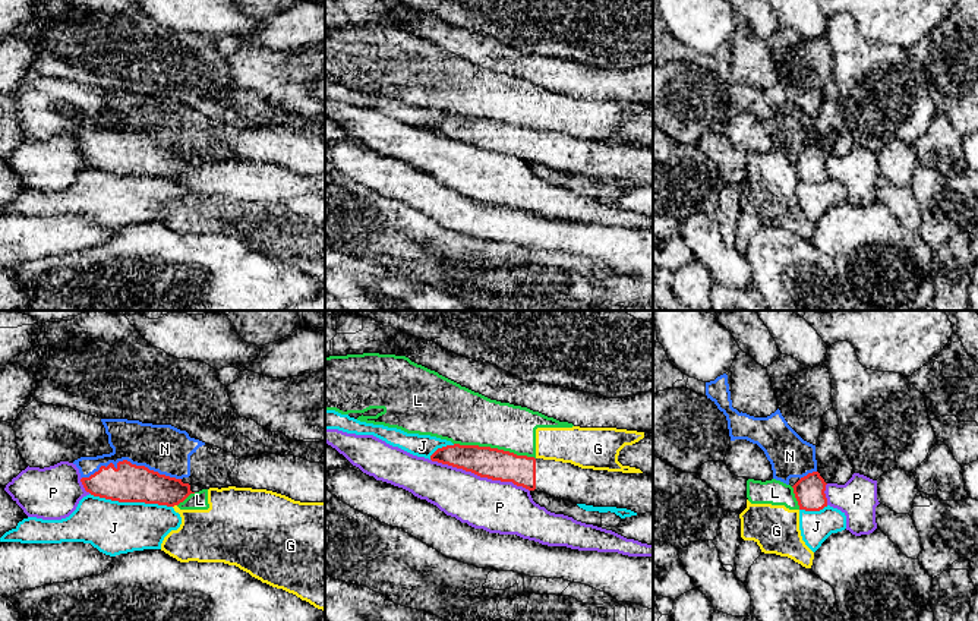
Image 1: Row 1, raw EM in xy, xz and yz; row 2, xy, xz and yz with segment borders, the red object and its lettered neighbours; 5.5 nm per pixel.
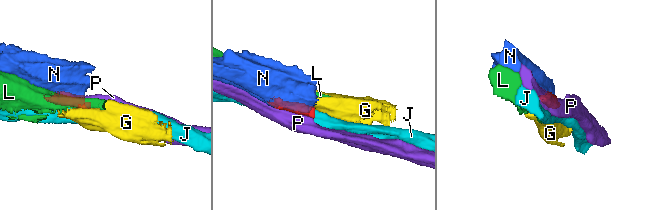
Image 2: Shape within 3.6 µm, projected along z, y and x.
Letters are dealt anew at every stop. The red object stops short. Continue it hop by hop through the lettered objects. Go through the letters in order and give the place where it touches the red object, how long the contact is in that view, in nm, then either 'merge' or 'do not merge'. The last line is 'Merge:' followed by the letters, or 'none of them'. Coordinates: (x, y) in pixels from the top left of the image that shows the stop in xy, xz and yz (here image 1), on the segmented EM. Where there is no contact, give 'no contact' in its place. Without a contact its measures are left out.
G: xy (174, 504) | 30 nm | do not merge
J: xy (131, 501) | 460 nm | do not merge
L: xz (495, 448) | 460 nm | do not merge
N: xy (131, 463) | 550 nm | merge
P: xz (480, 476) | 550 nm | do not merge
Merge: N

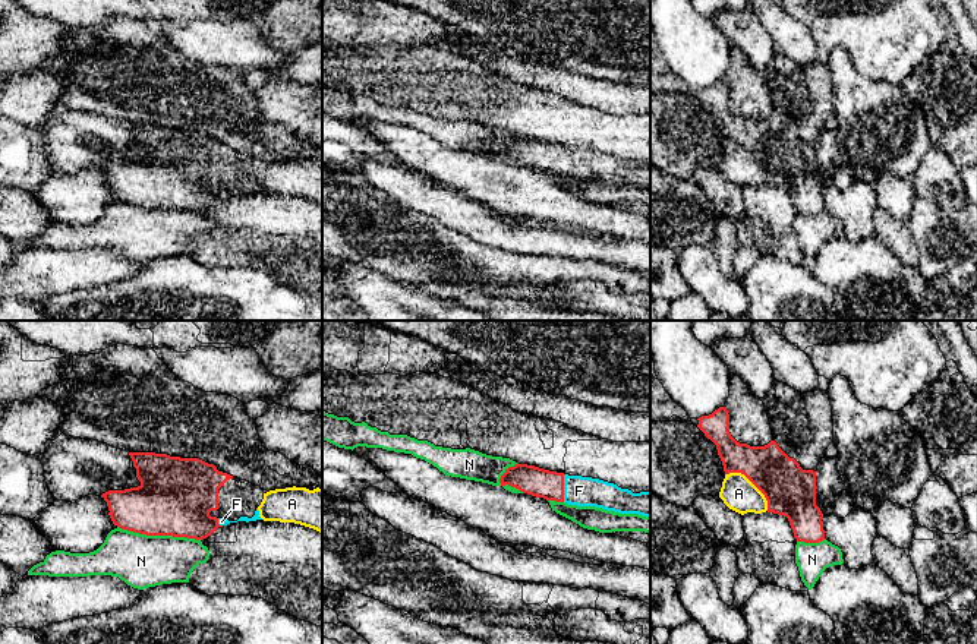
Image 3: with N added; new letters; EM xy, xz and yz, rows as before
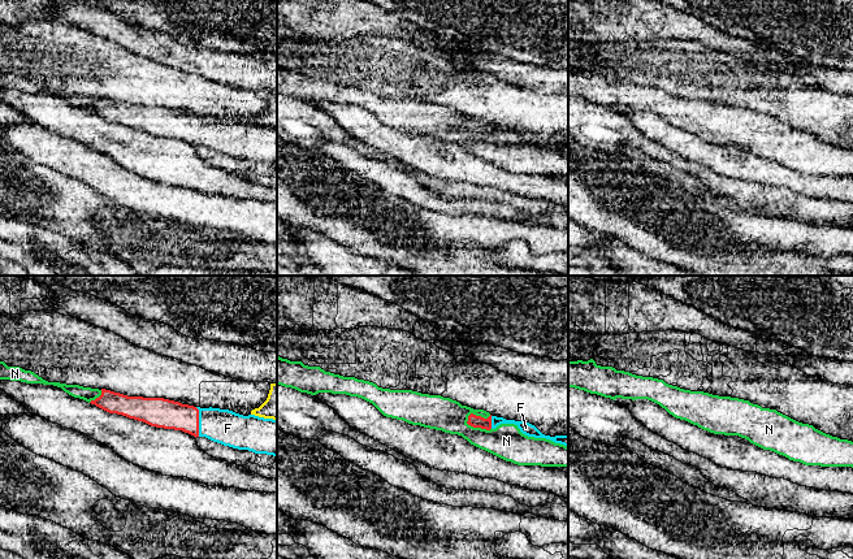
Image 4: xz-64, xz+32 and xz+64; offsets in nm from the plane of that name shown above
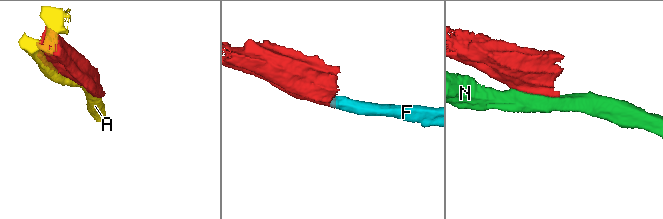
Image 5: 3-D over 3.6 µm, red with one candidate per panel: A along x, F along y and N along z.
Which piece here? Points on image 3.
A: yz (752, 482) | 320 nm | do not merge
F: xz (563, 488) | 150 nm | merge
N: xy (158, 534) | 460 nm | do not merge
Merge: F

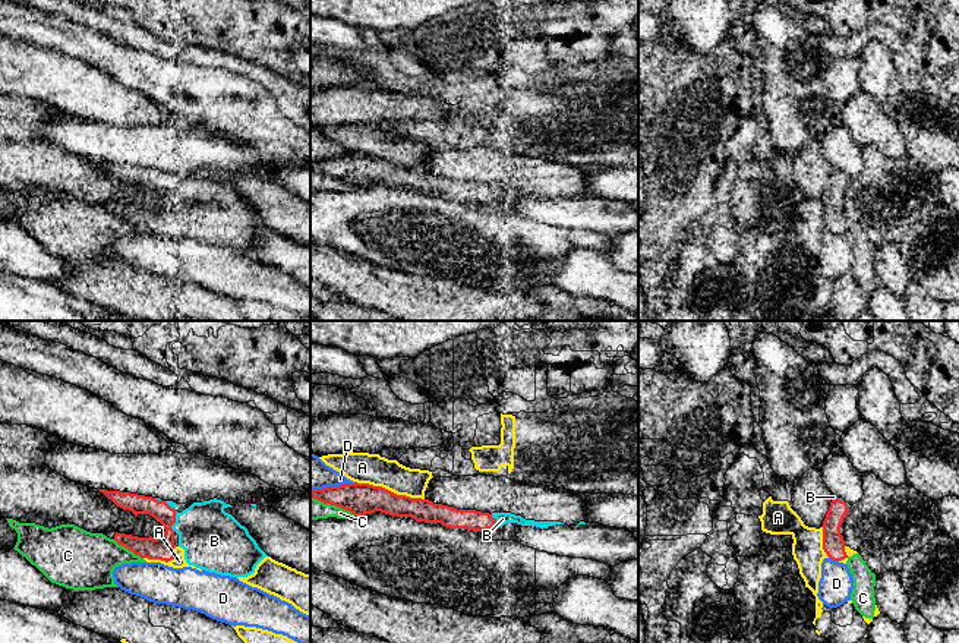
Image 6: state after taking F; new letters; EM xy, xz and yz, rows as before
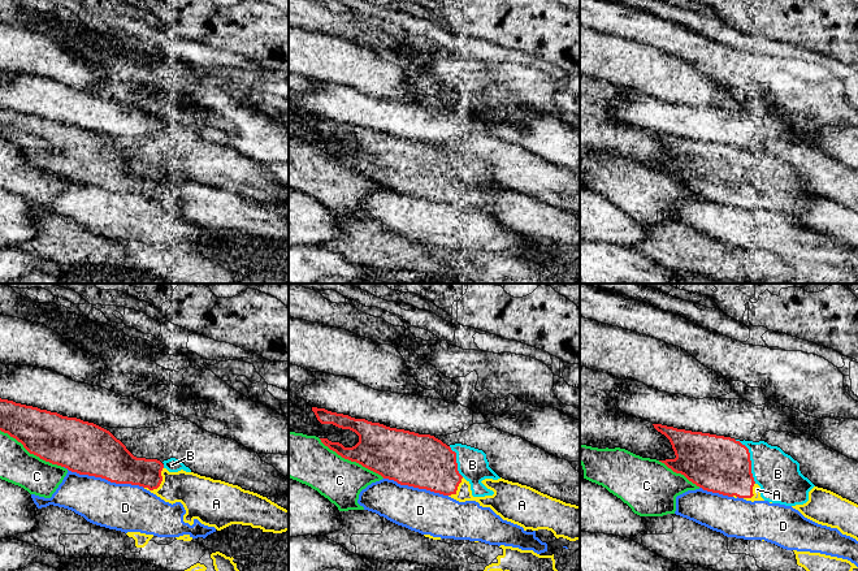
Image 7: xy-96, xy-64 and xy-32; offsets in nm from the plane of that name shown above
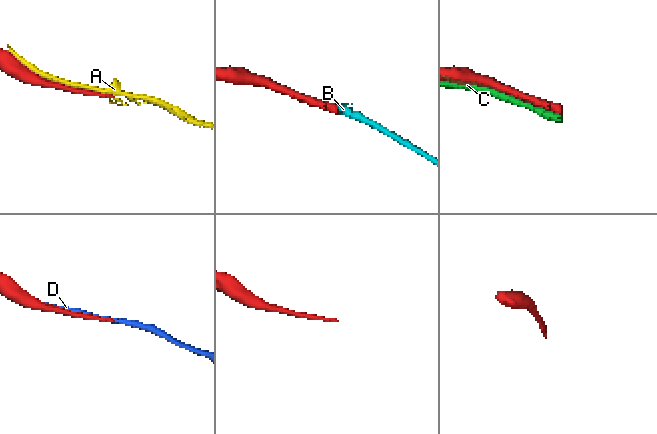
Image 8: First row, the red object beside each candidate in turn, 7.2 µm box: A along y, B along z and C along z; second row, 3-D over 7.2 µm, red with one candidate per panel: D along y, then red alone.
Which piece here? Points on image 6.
A: xz (390, 491) | 400 nm | do not merge
B: xy (174, 516) | 180 nm | merge
C: xy (128, 548) | 200 nm | do not merge
D: xz (333, 487) | 260 nm | do not merge
Merge: B

